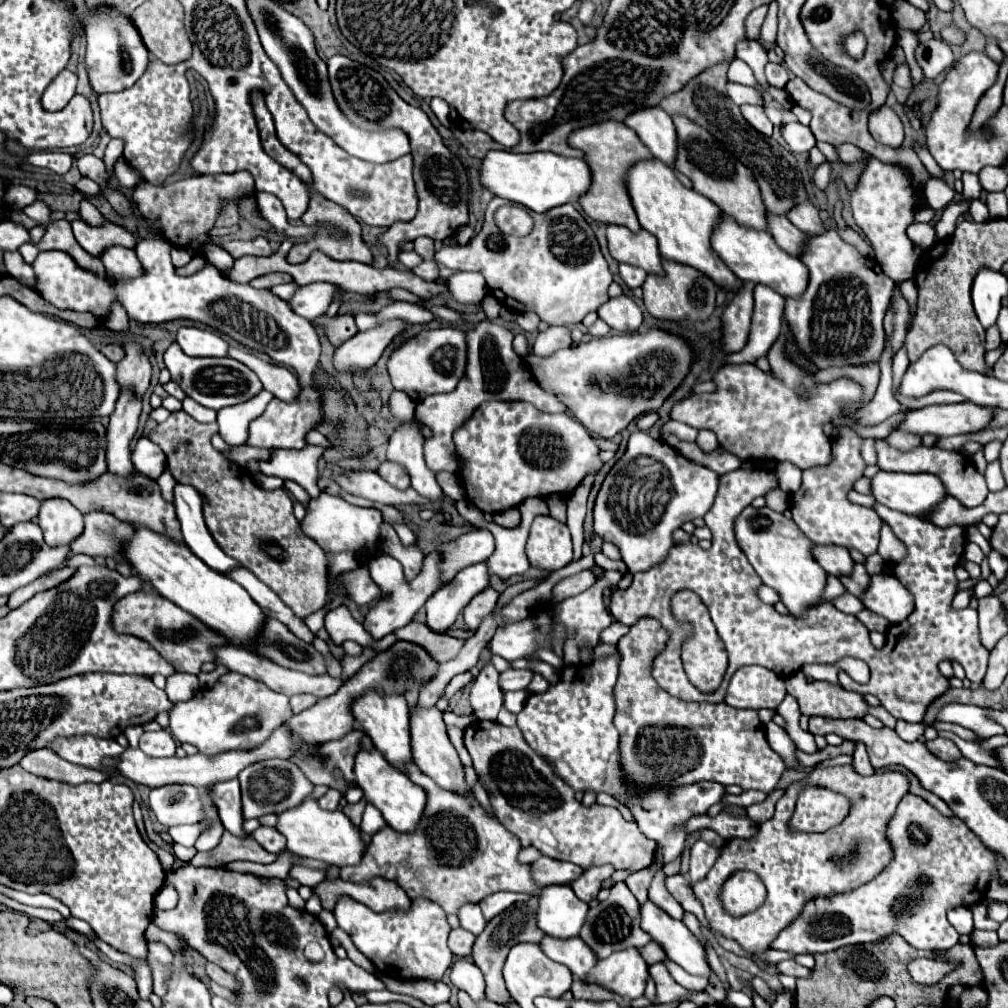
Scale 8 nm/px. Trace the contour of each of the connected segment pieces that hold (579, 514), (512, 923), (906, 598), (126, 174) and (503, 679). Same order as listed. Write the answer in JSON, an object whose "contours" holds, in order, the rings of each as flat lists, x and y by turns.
{"contours":[[[586,475,584,483,580,487,576,487,576,491,572,491,572,497,568,497,568,521,566,521,566,525,570,527,570,533,572,533,576,561,582,557,582,543,584,543,582,521,586,515,586,499,588,499,592,483,594,483,594,475]],[[532,897,524,903,514,903,512,907,502,911,498,917,494,917,490,923,486,923,486,929,478,935,478,939,474,943,472,959,486,977,486,997,490,1001,506,1003,510,999,506,985,504,985,504,979,502,979,502,967,504,967,504,961,506,961,510,947,514,947,516,943,522,943,522,941,538,943,544,937,544,931,540,931,536,925,536,907,538,907,538,897]],[[888,573,872,575,872,583,862,595,862,603,866,609,886,617,890,623,902,623,914,609,912,595,894,575]],[[120,157,120,159,116,161,116,165,114,165,114,175,116,175,116,179,118,179,118,183,120,183,122,187,136,187,136,185,142,181,140,171,132,169,132,167,124,161,124,157]],[[508,669,500,675,500,687,504,691,518,691,518,689,526,689,528,683,532,681,534,671,528,669]]]}

